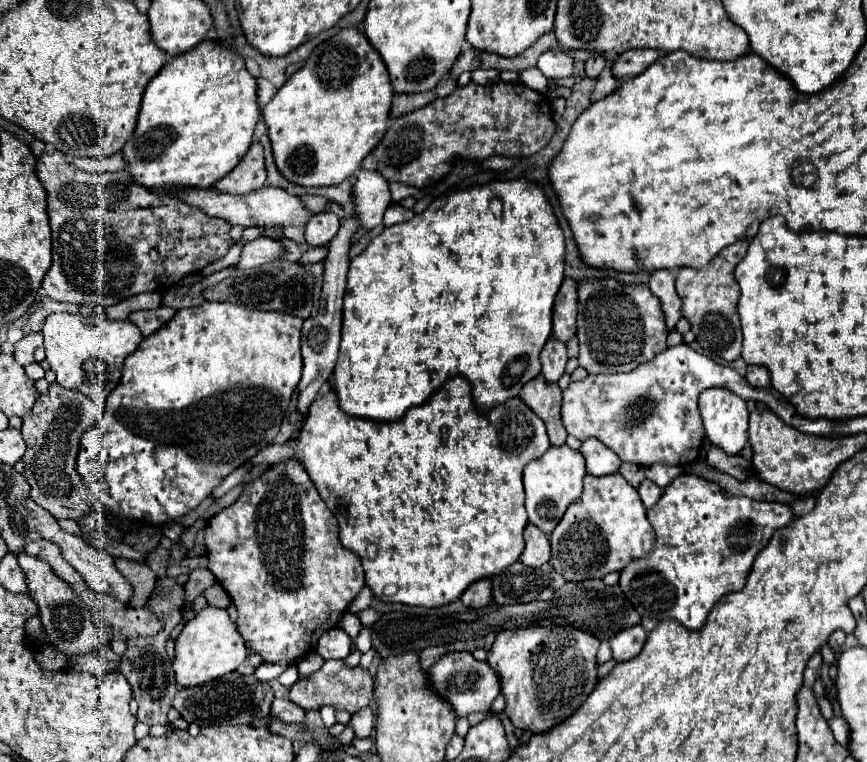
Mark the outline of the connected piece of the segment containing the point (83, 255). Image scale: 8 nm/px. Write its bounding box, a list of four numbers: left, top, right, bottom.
[36,151,234,307]

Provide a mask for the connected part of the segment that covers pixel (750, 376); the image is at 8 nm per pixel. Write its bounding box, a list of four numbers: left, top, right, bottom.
[746,365,770,387]

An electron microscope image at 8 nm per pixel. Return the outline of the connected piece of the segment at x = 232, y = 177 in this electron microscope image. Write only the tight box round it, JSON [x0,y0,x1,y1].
[214,141,266,193]

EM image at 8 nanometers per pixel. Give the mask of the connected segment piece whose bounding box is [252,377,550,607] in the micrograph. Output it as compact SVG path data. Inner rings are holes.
M452 377L448 379L422 407L416 405L412 409L406 411L406 415L398 421L372 421L372 419L362 419L362 417L352 417L348 413L344 413L338 405L338 395L336 391L328 391L324 397L320 397L318 401L314 401L310 405L310 411L298 431L298 435L282 445L270 445L266 449L262 449L252 463L268 463L268 465L276 465L282 463L286 459L296 459L306 473L310 475L312 483L318 487L320 497L326 501L328 509L334 513L334 517L338 519L340 525L340 543L358 553L362 557L362 565L364 565L364 573L366 573L366 585L374 591L374 595L382 601L388 603L401 603L405 605L420 605L420 607L440 607L446 603L456 601L464 589L482 579L482 577L490 577L500 573L504 567L512 565L514 561L518 561L518 557L522 555L524 549L524 539L522 539L522 531L528 523L526 511L524 511L524 487L522 487L522 469L528 461L538 459L540 455L546 453L546 449L550 447L548 435L546 435L546 427L544 421L528 407L524 405L524 401L520 397L512 397L496 407L492 407L490 411L478 411L478 407L472 401L472 393L470 393L470 383L464 377ZM385 588L392 588L392 595L385 594Z

